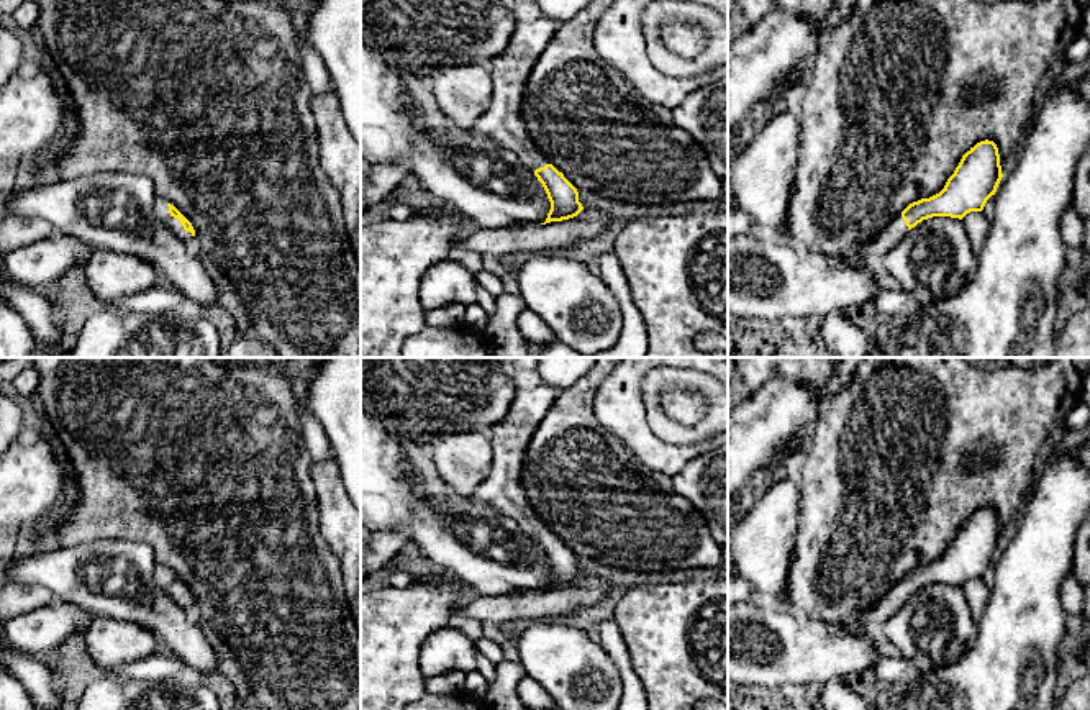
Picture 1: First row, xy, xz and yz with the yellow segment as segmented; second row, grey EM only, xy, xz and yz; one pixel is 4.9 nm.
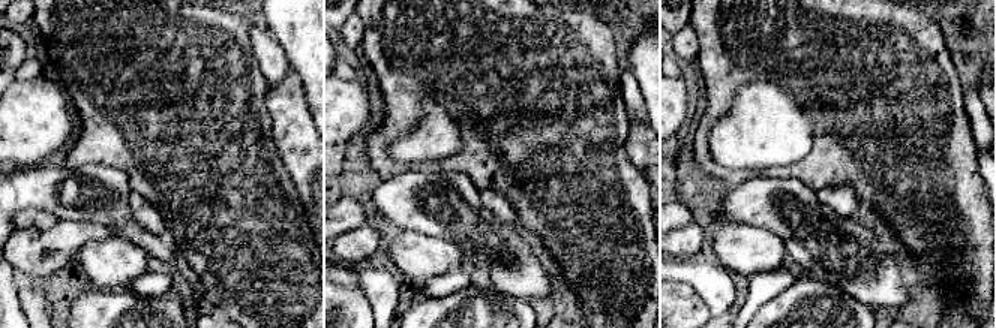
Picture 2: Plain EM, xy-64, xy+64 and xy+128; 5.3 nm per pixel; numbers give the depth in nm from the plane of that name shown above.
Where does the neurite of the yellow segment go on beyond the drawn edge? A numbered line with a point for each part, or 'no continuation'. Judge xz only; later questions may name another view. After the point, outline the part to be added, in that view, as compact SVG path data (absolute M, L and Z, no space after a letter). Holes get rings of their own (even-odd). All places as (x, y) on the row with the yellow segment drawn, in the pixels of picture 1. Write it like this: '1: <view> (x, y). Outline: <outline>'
1: xz (420, 35). Outline: M361 0L361 36L367 44L385 49L392 64L420 69L426 80L434 66L485 64L492 77L492 98L472 128L513 151L531 171L549 161L521 120L521 100L528 75L557 28L546 15L516 23L505 0Z

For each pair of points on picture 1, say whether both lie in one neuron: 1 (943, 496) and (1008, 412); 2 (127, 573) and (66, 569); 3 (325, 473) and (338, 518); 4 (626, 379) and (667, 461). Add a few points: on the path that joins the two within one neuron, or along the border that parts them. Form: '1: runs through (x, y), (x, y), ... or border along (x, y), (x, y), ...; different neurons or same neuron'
1: runs through (943, 473), (943, 466), (985, 423); same neuron
2: runs through (112, 558), (81, 558); same neuron
3: runs through (328, 484), (335, 507); same neuron
4: runs through (626, 399), (626, 420), (648, 441); same neuron

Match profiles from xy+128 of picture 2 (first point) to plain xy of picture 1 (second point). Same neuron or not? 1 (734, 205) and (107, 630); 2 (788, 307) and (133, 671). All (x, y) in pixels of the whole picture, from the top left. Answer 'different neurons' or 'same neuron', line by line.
1: different neurons
2: different neurons

